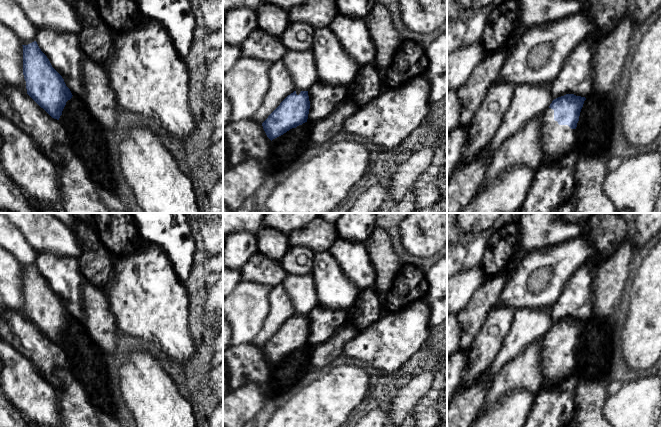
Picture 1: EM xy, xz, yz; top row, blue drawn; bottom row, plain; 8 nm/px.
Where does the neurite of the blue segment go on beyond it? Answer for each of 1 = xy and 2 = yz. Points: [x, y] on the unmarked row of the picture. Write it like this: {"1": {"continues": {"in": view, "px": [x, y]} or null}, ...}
{"1": {"continues": null}, "2": {"continues": {"in": "yz", "px": [558, 364]}}}

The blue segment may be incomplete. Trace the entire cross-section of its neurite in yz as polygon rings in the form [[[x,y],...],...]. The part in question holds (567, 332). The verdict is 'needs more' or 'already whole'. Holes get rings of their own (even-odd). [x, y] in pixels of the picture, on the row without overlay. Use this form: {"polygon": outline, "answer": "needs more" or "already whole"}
{"polygon": [[[566,318],[552,325],[542,340],[542,387],[556,387],[574,371],[585,321]]], "answer": "needs more"}

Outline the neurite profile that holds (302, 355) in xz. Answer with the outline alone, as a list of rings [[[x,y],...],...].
[[[305,346],[272,364],[269,378],[261,384],[264,405],[255,417],[255,427],[266,427],[272,415],[292,396],[327,372],[326,368],[314,368],[310,355],[311,348]]]

